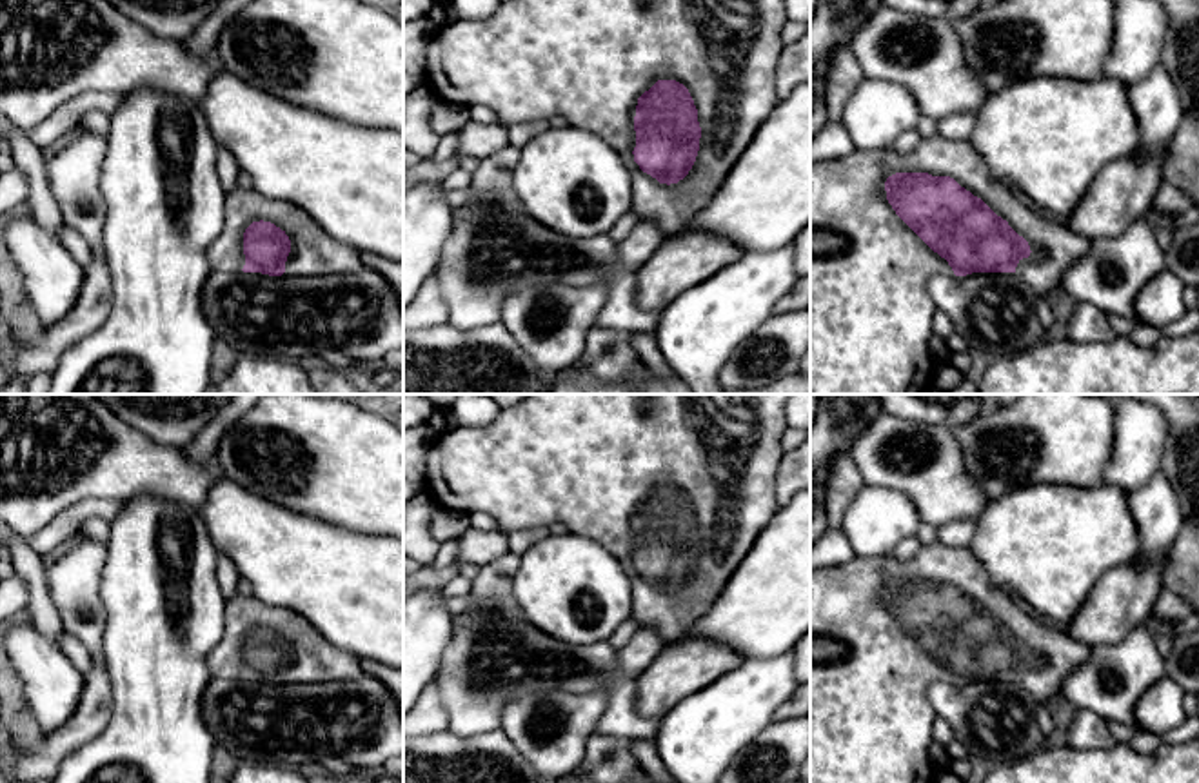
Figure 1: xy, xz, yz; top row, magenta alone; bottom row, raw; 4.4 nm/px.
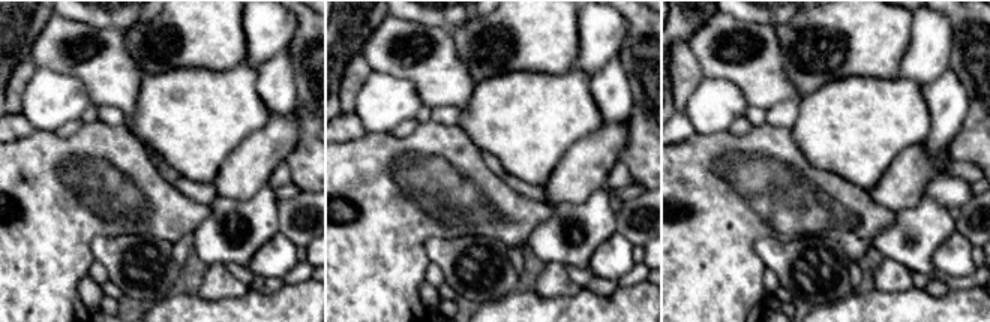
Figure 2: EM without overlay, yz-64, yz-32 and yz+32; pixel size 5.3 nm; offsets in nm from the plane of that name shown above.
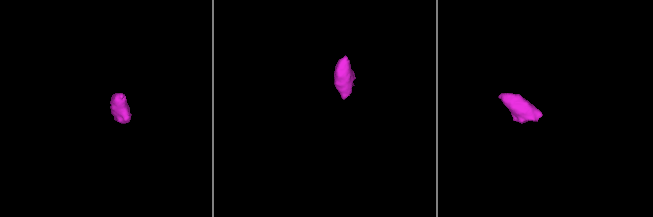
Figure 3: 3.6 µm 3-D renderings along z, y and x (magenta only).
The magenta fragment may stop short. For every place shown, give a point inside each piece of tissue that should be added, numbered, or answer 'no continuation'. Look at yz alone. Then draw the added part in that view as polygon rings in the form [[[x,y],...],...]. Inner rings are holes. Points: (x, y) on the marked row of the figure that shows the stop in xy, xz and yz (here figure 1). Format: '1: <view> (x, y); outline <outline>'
1: yz (871, 317); outline [[[923,138],[910,153],[892,147],[852,151],[837,160],[810,164],[810,394],[926,394],[936,363],[928,352],[936,305],[926,282],[954,274],[892,209],[885,182],[896,173],[950,176],[981,198],[1023,236],[1030,256],[1016,274],[1039,296],[1061,287],[1065,271],[1088,253],[1090,242],[1046,213],[1030,209],[990,174],[970,140]]]

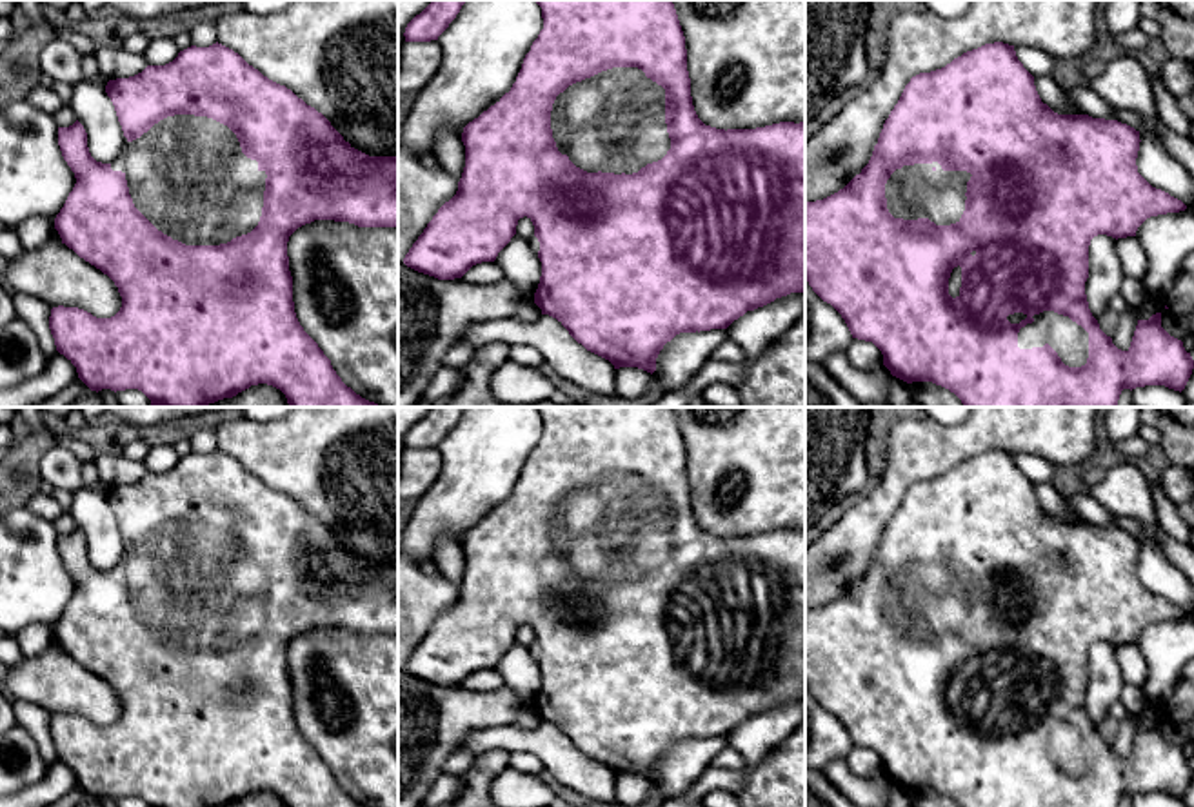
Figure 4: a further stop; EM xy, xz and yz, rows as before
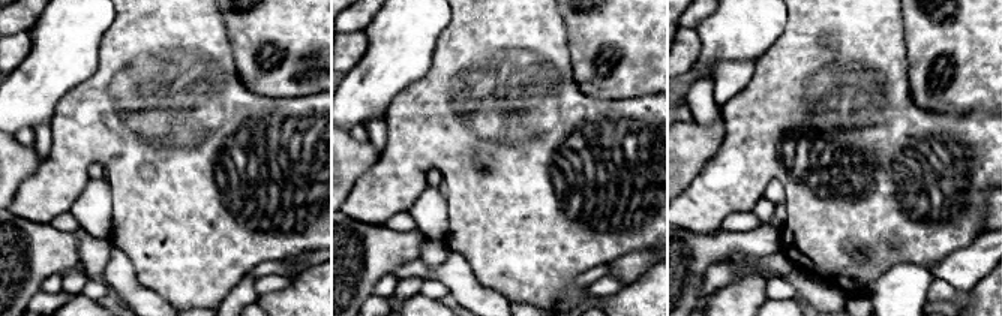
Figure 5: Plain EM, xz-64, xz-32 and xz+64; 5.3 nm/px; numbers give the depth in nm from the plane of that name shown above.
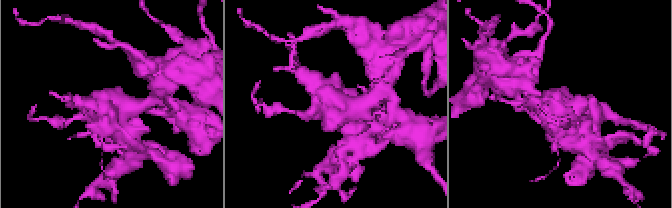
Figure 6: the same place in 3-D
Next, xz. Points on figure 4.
1: xz (615, 122); outline [[[612,67],[569,85],[551,111],[562,154],[587,173],[632,174],[671,149],[665,89],[638,67]]]

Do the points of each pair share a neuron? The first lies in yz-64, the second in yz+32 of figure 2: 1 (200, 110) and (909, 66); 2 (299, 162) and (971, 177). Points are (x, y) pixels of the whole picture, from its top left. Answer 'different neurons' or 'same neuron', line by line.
1: different neurons
2: different neurons

